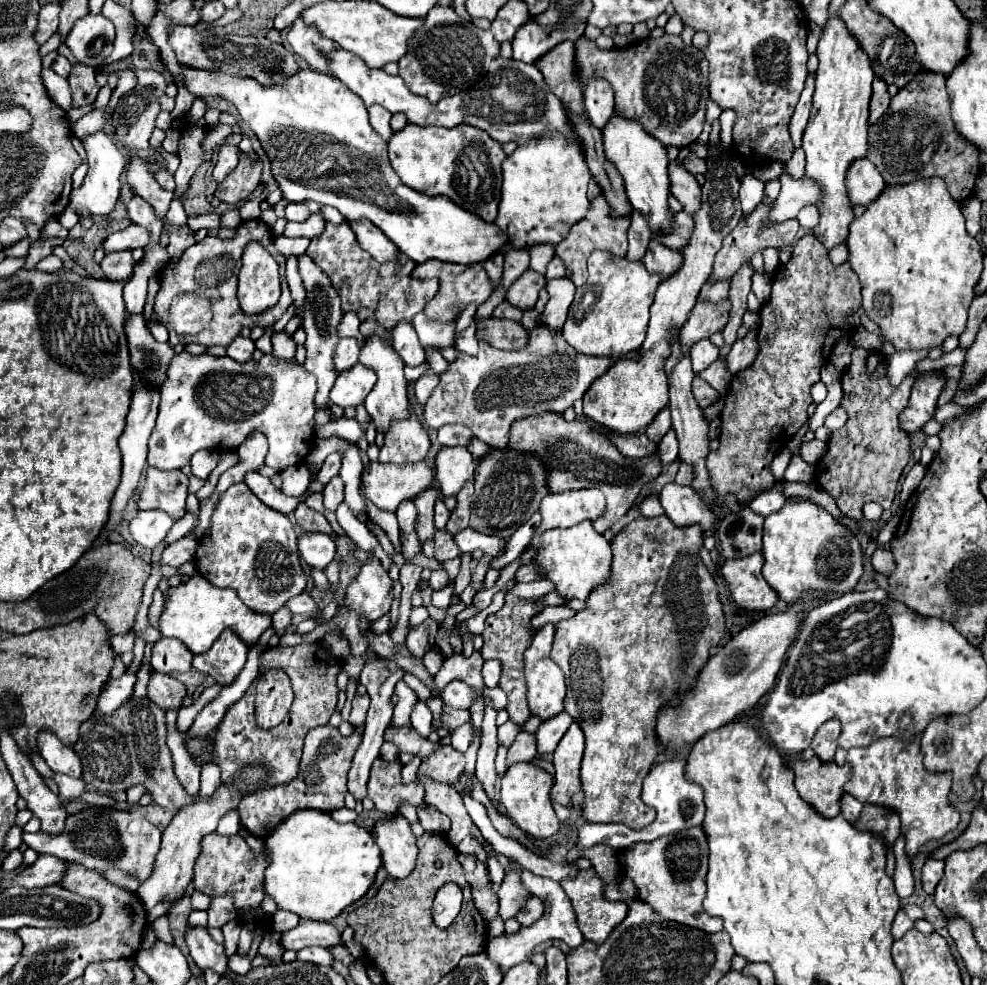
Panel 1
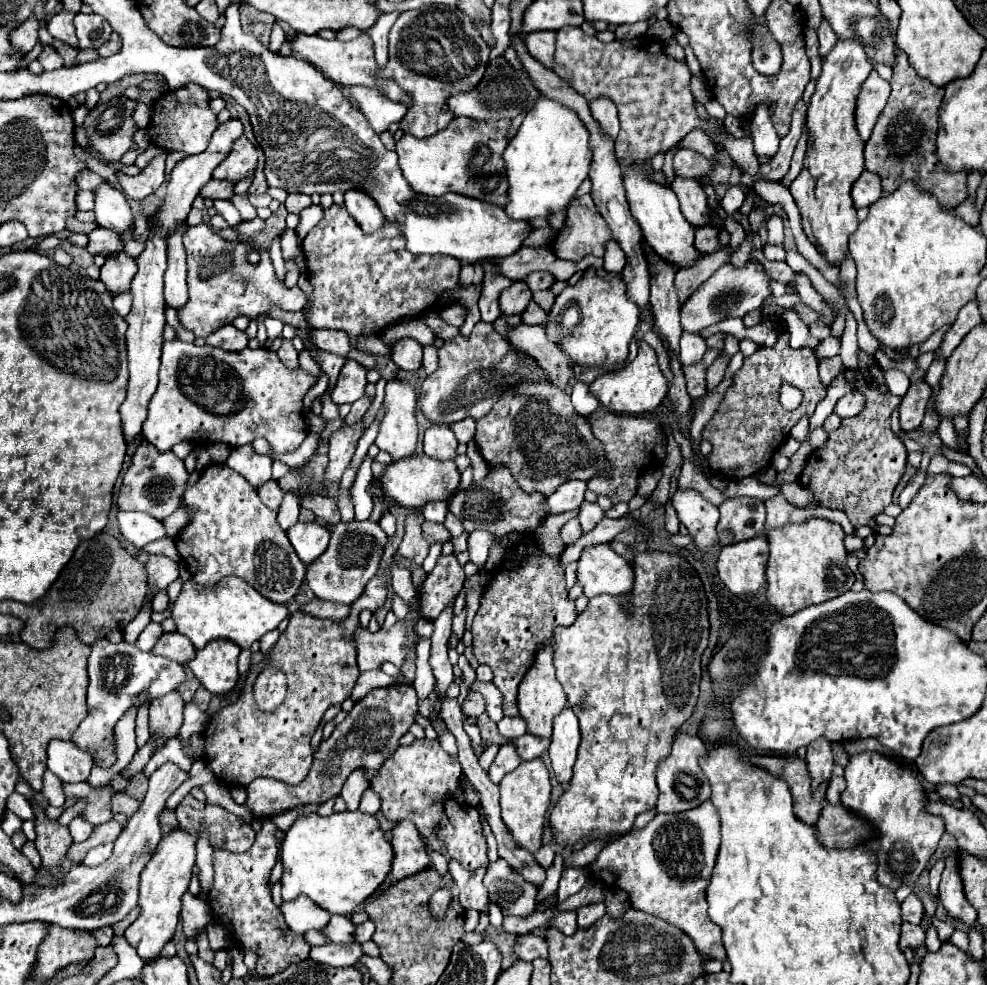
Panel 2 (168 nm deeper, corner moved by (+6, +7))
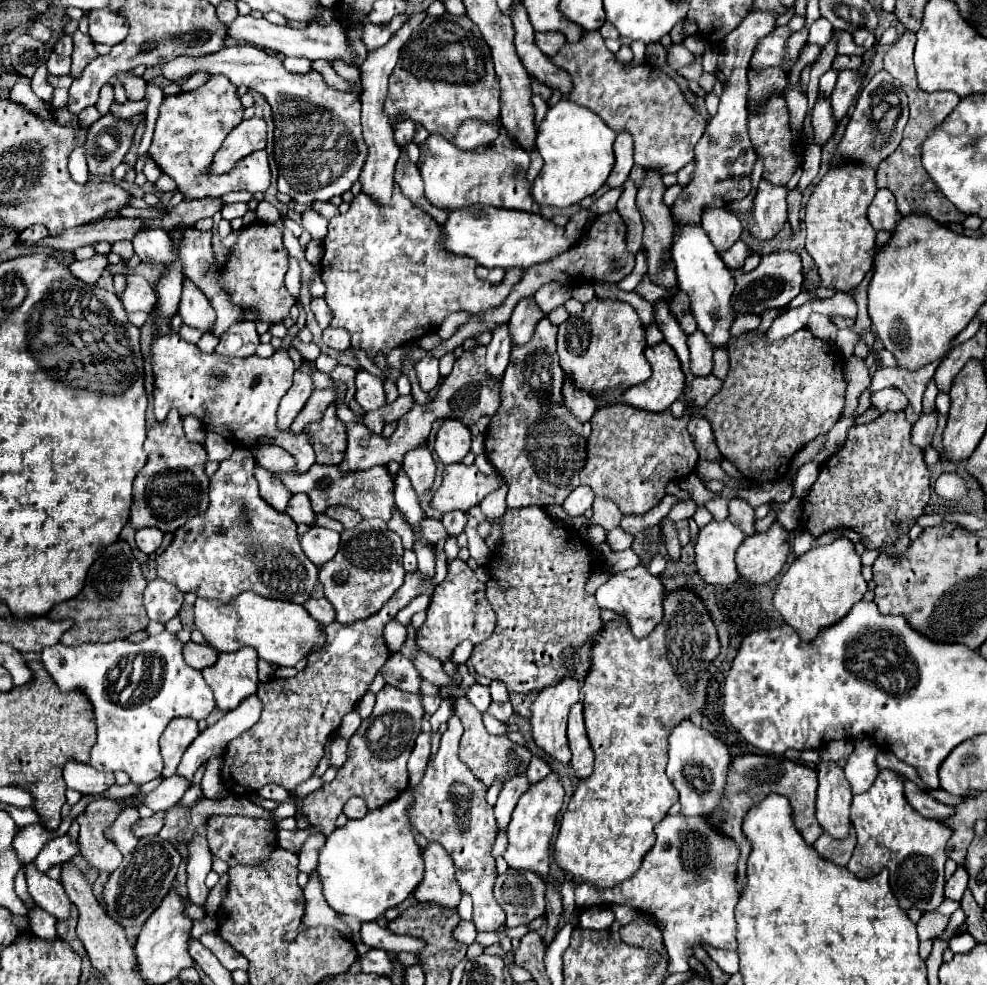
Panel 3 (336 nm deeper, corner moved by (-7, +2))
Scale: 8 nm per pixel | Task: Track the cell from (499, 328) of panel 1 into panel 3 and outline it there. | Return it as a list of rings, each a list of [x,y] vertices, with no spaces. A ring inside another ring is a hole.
[[[565,379],[565,387],[563,387],[563,399],[565,399],[565,407],[567,407],[581,423],[587,423],[587,421],[593,417],[595,409],[597,409],[595,399],[593,399],[589,393],[573,387],[573,383],[567,381],[567,379]]]

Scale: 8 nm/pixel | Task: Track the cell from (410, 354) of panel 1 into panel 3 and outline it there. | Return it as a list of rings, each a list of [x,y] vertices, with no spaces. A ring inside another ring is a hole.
[[[425,357],[423,361],[419,361],[415,371],[417,371],[417,381],[425,393],[433,391],[439,385],[439,367],[435,357]]]

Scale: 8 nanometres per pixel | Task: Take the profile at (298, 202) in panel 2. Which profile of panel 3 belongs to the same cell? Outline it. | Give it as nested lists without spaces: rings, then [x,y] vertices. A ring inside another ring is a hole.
[[[315,201],[313,203],[313,209],[321,215],[321,217],[325,217],[325,219],[331,219],[333,215],[339,215],[339,209],[333,205],[333,203],[323,203],[323,201]]]

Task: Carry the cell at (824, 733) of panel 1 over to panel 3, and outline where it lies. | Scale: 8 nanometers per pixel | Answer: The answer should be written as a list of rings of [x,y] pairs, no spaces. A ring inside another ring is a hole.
[[[821,763],[817,789],[817,821],[833,839],[845,839],[851,831],[851,785],[837,763]]]

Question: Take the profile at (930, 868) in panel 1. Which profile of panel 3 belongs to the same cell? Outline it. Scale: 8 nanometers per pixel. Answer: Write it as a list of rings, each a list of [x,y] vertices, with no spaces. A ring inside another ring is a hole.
[[[957,867],[957,871],[953,873],[953,877],[947,879],[945,897],[953,899],[953,901],[961,901],[965,889],[967,889],[967,871],[965,871],[965,867]]]

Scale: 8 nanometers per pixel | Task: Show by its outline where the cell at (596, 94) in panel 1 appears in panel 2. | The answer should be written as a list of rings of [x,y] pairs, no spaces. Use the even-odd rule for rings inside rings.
[[[602,96],[596,100],[590,100],[590,110],[592,110],[592,116],[596,118],[596,122],[600,124],[600,128],[614,140],[620,130],[620,124],[618,124],[618,112],[616,112],[616,106],[612,104],[612,100],[606,100]]]

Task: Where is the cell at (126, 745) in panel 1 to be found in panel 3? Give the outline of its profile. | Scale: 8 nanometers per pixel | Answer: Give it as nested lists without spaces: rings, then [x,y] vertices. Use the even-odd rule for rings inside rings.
[[[213,815],[209,817],[207,839],[211,853],[227,865],[259,865],[265,863],[277,847],[277,827],[265,819],[251,819],[241,815]]]

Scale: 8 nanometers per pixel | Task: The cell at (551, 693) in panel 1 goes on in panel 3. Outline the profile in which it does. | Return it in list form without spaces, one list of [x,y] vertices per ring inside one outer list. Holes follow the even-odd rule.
[[[563,679],[551,689],[543,689],[535,703],[531,705],[531,735],[533,741],[537,743],[539,749],[543,749],[547,755],[551,755],[555,761],[569,765],[571,761],[571,751],[567,745],[567,715],[569,707],[579,701],[579,683],[575,679]]]

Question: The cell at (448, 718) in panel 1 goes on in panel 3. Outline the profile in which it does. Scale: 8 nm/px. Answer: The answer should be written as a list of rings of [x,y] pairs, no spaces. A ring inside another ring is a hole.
[[[493,701],[491,707],[489,707],[489,713],[491,713],[495,719],[507,723],[507,721],[511,719],[511,715],[513,715],[513,707],[511,707],[509,701],[507,701],[507,703],[495,703],[495,701]]]

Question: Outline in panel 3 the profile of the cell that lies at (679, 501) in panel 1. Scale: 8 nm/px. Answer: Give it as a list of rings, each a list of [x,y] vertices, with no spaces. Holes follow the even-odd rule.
[[[711,521],[699,533],[695,545],[697,573],[709,585],[733,585],[739,579],[735,551],[743,543],[745,533],[731,521]]]

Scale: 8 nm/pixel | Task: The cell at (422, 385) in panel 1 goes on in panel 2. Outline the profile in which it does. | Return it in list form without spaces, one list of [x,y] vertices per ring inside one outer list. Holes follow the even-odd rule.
[[[428,346],[424,348],[424,360],[422,360],[422,368],[424,372],[430,376],[436,368],[438,368],[438,352],[434,346]]]

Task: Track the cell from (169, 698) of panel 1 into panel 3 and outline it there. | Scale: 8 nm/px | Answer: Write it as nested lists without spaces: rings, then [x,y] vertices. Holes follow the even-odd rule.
[[[173,719],[161,735],[161,755],[165,761],[163,777],[171,777],[177,771],[177,765],[189,743],[199,735],[195,719]]]

